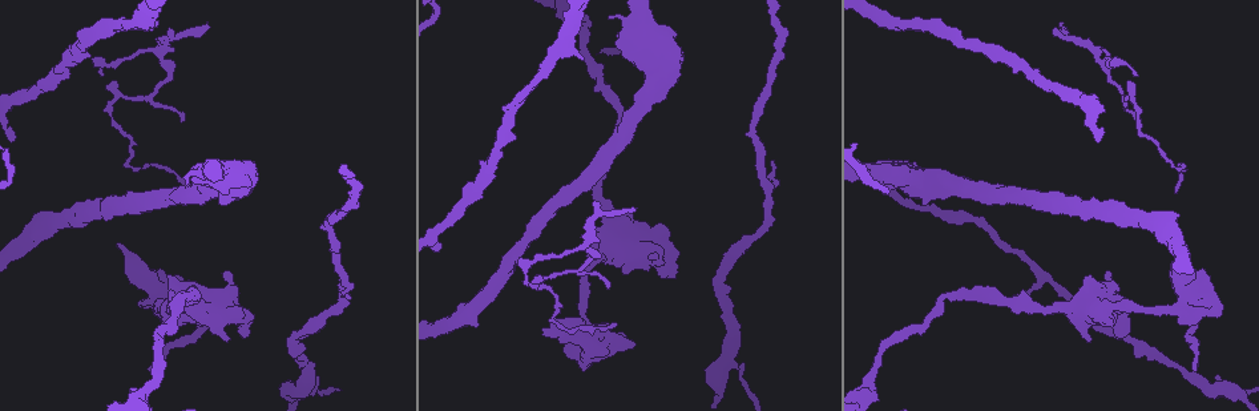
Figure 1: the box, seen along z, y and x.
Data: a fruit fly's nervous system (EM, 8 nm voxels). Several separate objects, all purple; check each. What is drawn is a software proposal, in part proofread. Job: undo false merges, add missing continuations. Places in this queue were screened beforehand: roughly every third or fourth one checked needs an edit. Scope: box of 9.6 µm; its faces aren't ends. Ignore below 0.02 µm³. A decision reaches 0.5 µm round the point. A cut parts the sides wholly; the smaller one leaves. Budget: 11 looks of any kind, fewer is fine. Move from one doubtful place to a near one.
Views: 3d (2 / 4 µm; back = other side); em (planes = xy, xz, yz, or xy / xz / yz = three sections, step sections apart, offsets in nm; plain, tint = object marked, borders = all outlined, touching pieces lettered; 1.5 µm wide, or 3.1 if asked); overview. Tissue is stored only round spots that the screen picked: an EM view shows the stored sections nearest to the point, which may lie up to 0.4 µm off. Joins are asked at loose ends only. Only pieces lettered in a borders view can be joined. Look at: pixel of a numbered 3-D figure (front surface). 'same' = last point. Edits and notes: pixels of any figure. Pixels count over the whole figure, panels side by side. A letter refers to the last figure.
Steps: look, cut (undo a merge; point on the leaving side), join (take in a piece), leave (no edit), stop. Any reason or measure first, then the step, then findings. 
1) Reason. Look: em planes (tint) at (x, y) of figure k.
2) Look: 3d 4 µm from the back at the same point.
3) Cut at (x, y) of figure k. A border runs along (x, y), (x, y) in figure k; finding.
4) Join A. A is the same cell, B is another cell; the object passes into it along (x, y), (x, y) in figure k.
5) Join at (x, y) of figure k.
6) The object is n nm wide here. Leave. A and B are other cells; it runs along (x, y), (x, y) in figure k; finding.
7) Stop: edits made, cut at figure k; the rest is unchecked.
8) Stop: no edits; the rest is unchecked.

Thin end. Look: em planes (borders) at (606, 286) of figure 1.

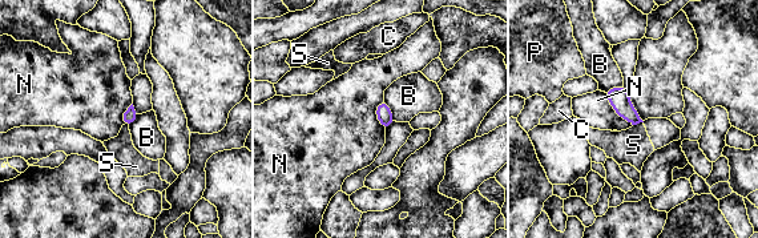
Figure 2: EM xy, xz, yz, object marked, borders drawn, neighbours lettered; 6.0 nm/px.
Leave. B, C, N, P and S are other cells; a border runs along (603, 92), (612, 108), (632, 125) in figure 2; no lettered piece goes on from it.

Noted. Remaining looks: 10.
Tapers out. Look: 3d 2 µm at (1062, 24) of figure 1.

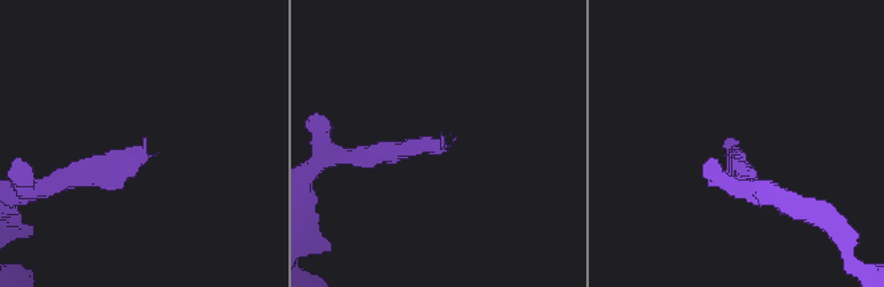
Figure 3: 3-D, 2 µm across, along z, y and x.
Look: em planes (borders) at (728, 139) of figure 3.

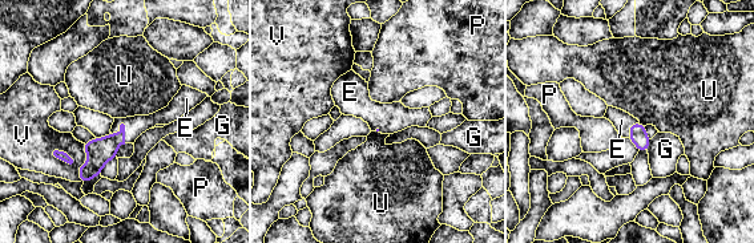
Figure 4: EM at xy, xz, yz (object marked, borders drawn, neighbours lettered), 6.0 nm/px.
Join E. E is the same cell, G, P, U and V are other cells; the neuron continues.

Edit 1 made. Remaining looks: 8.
Stops while still wide. Look: 3d 2 µm at (225, 272) of figure 1.

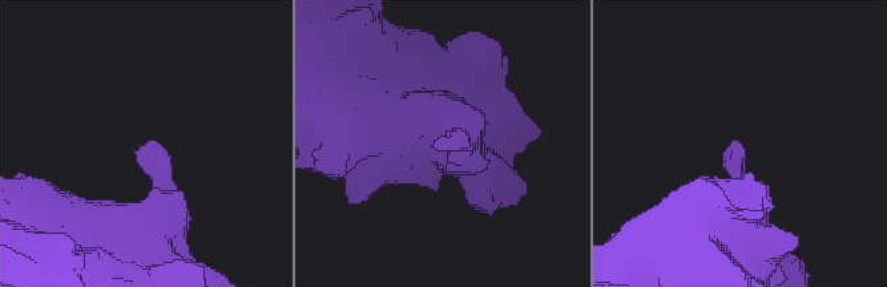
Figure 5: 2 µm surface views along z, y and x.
Look: em planes (tint) at (136, 153) of figure 5.

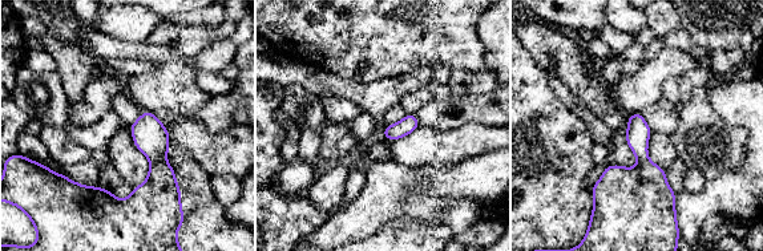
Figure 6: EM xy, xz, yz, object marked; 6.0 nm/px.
What lies round it. Look: em planes (borders) at the same point.

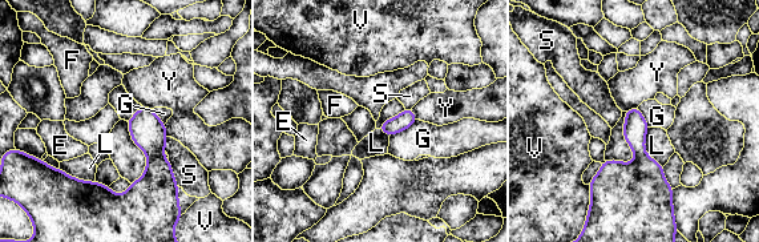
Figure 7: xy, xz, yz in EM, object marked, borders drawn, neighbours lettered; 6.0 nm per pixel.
Leave. E, F, G, L, S, V and Y are other cells; it runs along (161, 126), (154, 173), (130, 197), (75, 182) in figure 7; none of them fits.

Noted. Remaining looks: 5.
Thick turns thin. Look: em planes (borders) at (301, 390) of figure 1.

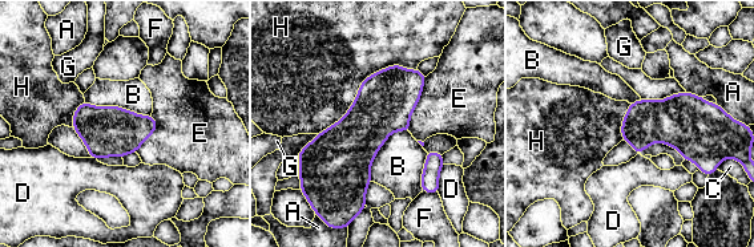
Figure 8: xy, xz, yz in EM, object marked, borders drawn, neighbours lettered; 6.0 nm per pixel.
Leave. A, B, C, D, E, F, G and H are other cells; continuous, no second neuron.

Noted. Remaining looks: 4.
Stop: edits made, join at figure 4; the rest is unchecked.

